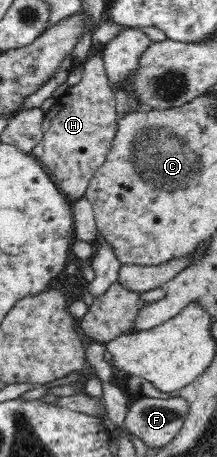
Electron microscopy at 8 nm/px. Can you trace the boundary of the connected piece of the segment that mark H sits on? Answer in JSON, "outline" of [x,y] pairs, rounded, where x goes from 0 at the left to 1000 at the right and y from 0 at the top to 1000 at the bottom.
{"outline":[[[452,107],[387,131],[369,177],[258,214],[249,232],[207,247],[194,309],[138,335],[323,438],[392,427],[415,392],[507,330],[548,258],[530,234],[530,210],[479,144],[479,118]]]}

